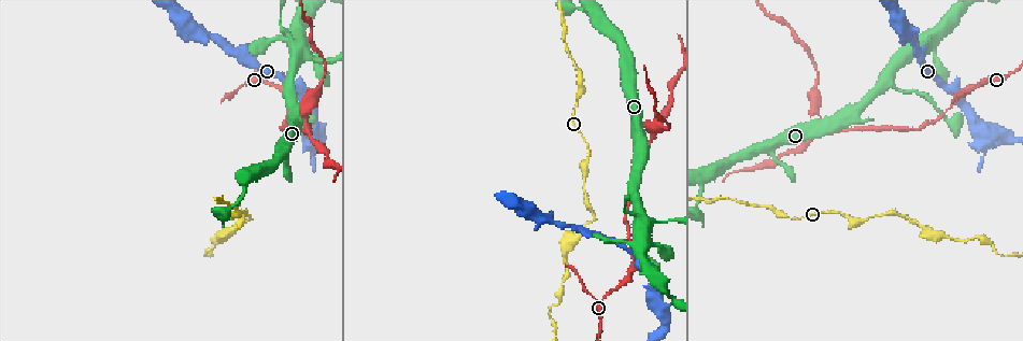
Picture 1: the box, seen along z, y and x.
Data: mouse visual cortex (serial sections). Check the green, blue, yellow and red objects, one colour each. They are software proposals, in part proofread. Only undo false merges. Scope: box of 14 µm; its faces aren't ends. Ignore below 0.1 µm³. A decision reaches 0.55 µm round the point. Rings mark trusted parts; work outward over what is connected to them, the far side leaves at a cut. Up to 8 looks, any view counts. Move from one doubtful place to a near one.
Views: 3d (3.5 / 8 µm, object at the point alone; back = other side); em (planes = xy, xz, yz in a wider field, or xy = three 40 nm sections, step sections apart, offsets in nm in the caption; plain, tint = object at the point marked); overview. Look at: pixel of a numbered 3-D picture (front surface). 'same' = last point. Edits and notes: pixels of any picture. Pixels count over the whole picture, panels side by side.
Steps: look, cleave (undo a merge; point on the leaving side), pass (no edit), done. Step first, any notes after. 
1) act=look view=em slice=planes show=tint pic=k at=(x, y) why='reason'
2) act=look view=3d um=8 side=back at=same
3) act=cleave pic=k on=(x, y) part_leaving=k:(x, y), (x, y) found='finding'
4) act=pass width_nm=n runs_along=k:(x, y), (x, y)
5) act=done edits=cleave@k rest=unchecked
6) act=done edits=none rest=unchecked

act=look view=3d um=3.5 pic=1 at=(653, 136) why='a narrow waist'

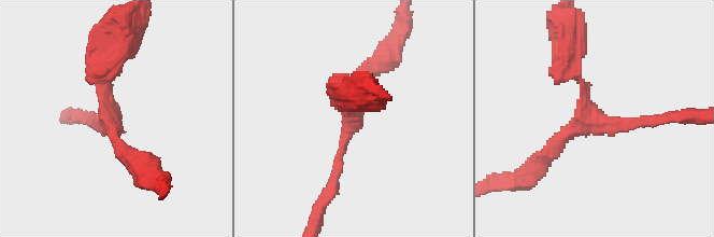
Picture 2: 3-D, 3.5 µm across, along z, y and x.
act=look view=em slice=xy step=1 show=tint pic=2 at=(352, 119) arms=3 arm_widths_nm=200,200,200

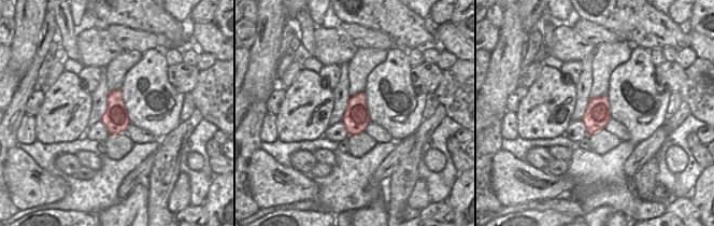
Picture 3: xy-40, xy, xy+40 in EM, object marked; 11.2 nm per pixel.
act=pass runs_along=2:(657, 121), (600, 124), (570, 55) found='one cell here'

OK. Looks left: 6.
act=look view=3d um=3.5 pic=1 at=(652, 223) why='sudden change in width'

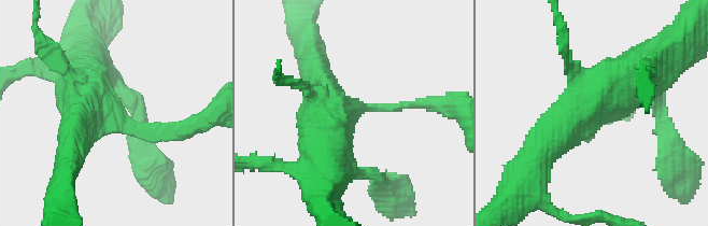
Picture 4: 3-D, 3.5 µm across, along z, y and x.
act=look view=em slice=xy step=3 show=tint pic=4 at=(103, 116)

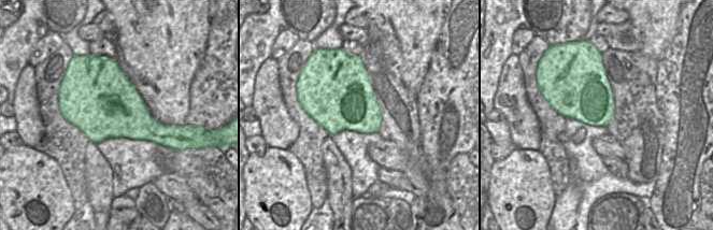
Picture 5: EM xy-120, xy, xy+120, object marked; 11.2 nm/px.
act=pass width_nm=650 runs_along=4:(538, 154), (596, 94), (648, 71) found='all the same cell'

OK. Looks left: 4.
act=look view=3d um=3.5 pic=1 at=(554, 306) why='sharp bend'

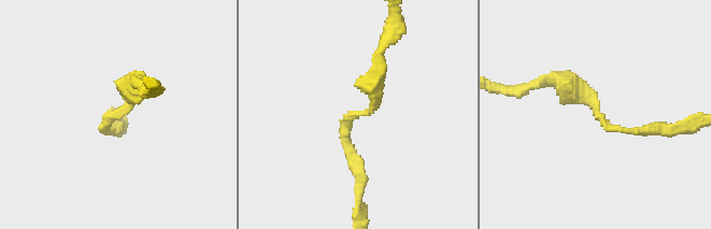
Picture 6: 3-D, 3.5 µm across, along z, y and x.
act=look view=em slice=xy step=1 show=tint pic=6 at=(598, 119) arm_widths_nm=150,300

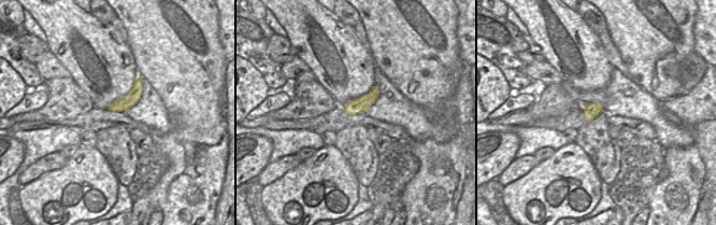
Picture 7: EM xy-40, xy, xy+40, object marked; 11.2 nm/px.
act=pass found='all the same cell'

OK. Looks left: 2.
act=done edits=none rest=unchecked

